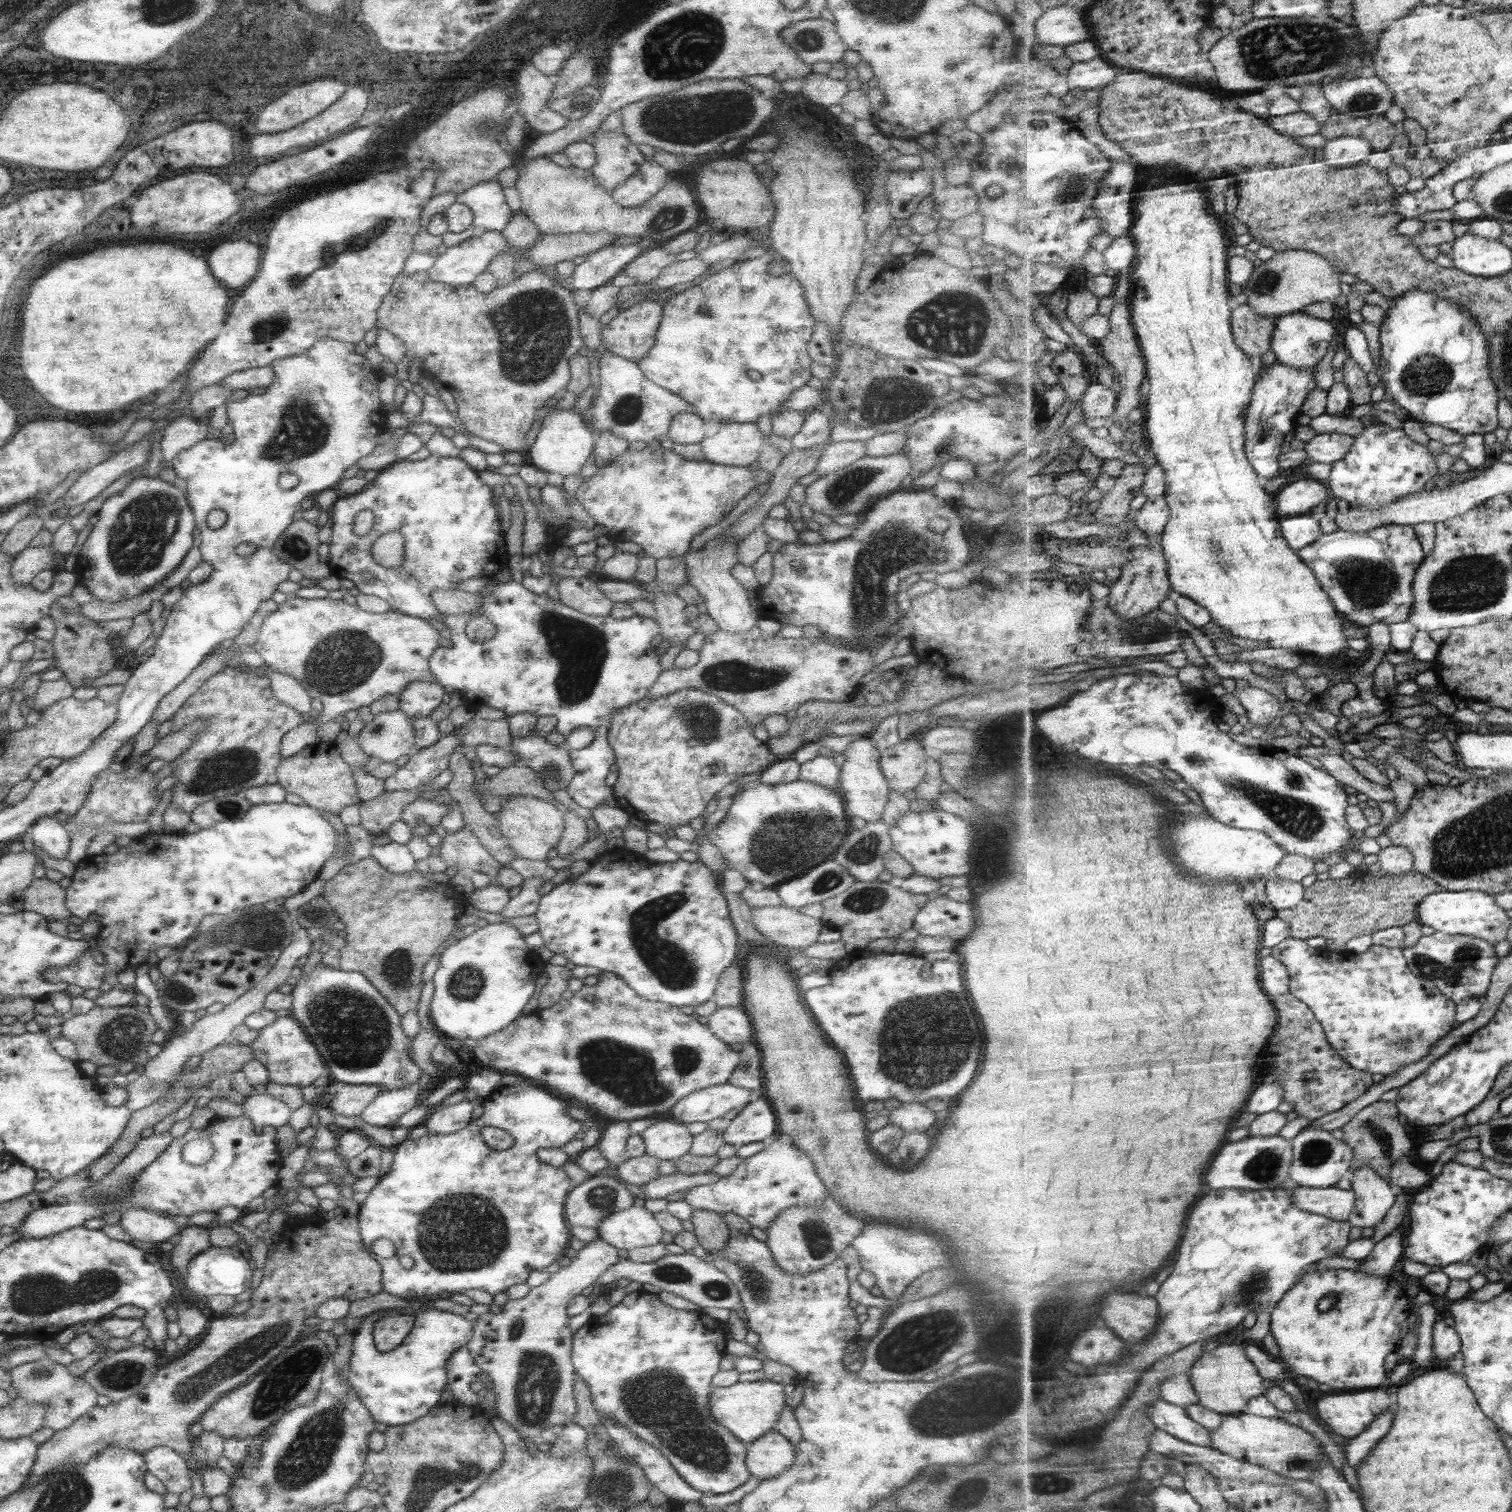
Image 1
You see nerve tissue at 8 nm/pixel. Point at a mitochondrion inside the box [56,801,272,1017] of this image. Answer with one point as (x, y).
(172, 992)

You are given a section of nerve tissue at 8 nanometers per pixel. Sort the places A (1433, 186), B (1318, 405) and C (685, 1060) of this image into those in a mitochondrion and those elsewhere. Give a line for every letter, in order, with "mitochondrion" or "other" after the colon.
A: other
B: other
C: mitochondrion

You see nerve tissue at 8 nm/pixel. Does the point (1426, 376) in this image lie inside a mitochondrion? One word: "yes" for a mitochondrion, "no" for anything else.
yes

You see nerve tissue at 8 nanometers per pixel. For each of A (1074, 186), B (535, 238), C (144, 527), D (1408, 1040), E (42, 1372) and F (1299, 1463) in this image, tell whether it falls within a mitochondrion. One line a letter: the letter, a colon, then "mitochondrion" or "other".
A: mitochondrion
B: other
C: mitochondrion
D: mitochondrion
E: mitochondrion
F: mitochondrion

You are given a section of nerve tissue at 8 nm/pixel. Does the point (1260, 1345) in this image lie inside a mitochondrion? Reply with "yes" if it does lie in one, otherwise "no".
no

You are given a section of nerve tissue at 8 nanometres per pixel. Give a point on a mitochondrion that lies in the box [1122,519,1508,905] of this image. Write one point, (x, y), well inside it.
(1299, 818)

